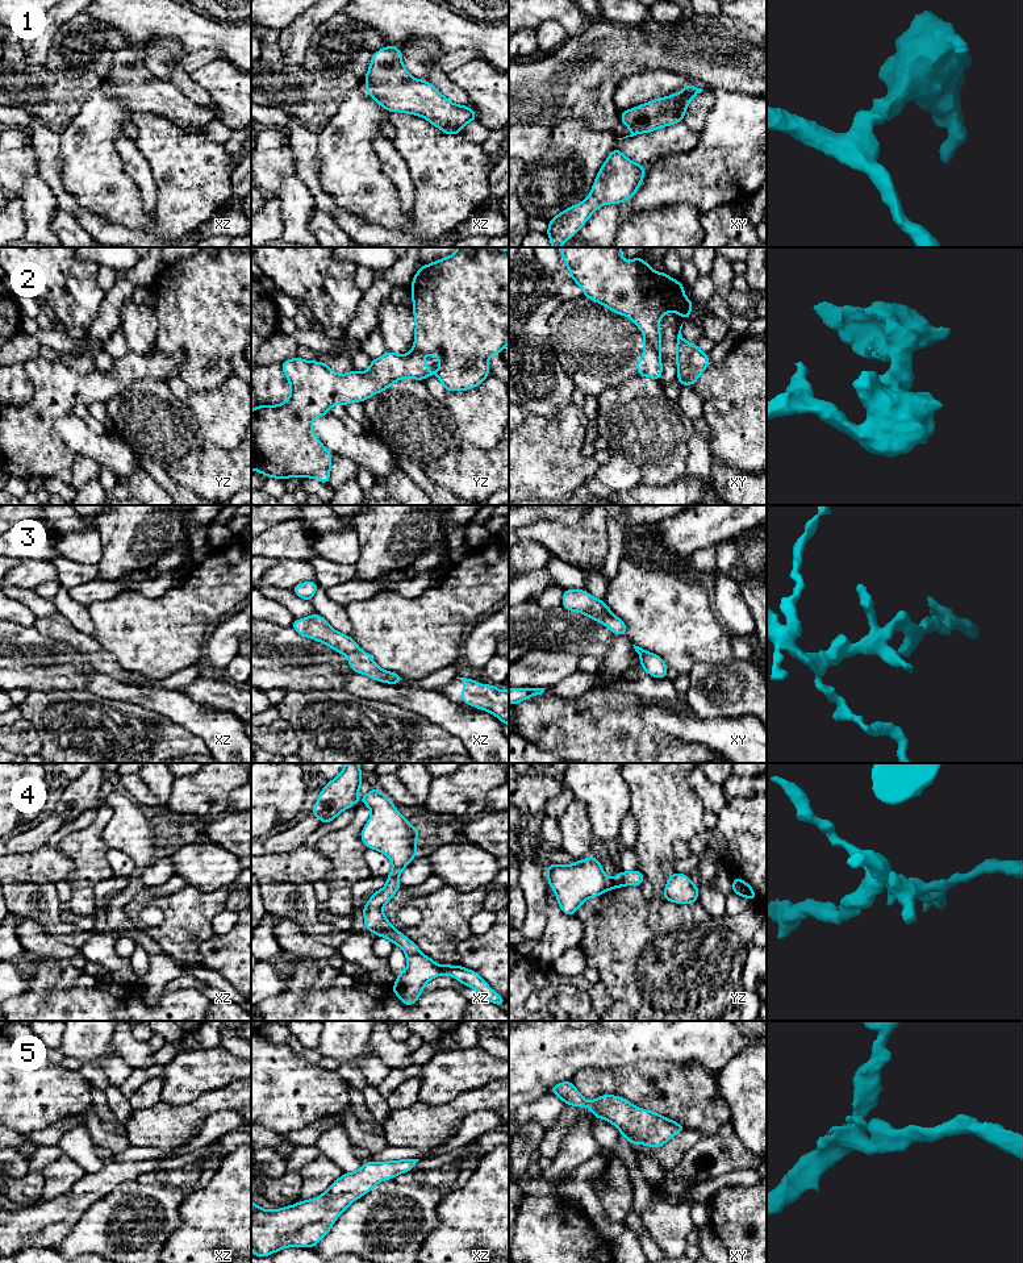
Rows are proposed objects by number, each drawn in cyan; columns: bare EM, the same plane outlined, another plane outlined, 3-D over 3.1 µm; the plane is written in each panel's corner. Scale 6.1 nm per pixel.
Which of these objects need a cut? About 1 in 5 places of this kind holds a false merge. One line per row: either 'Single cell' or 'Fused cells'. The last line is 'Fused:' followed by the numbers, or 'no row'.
1: Single cell
2: Fused cells
3: Single cell
4: Single cell
5: Single cell
Fused: 2

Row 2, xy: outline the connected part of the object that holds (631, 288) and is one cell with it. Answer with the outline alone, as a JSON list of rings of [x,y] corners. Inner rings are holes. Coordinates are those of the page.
[[[563,247],[561,258],[584,296],[630,317],[657,354],[661,351],[660,318],[675,312],[690,320],[694,303],[684,296],[685,287],[665,272],[655,272],[642,257],[623,260],[622,247]],[[682,324],[676,346],[677,380],[694,387],[710,359],[696,343],[682,338]]]

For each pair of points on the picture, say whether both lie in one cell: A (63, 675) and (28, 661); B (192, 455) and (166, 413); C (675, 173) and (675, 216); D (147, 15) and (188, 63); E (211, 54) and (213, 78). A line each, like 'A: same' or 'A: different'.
A: same
B: same
C: different
D: different
E: different

